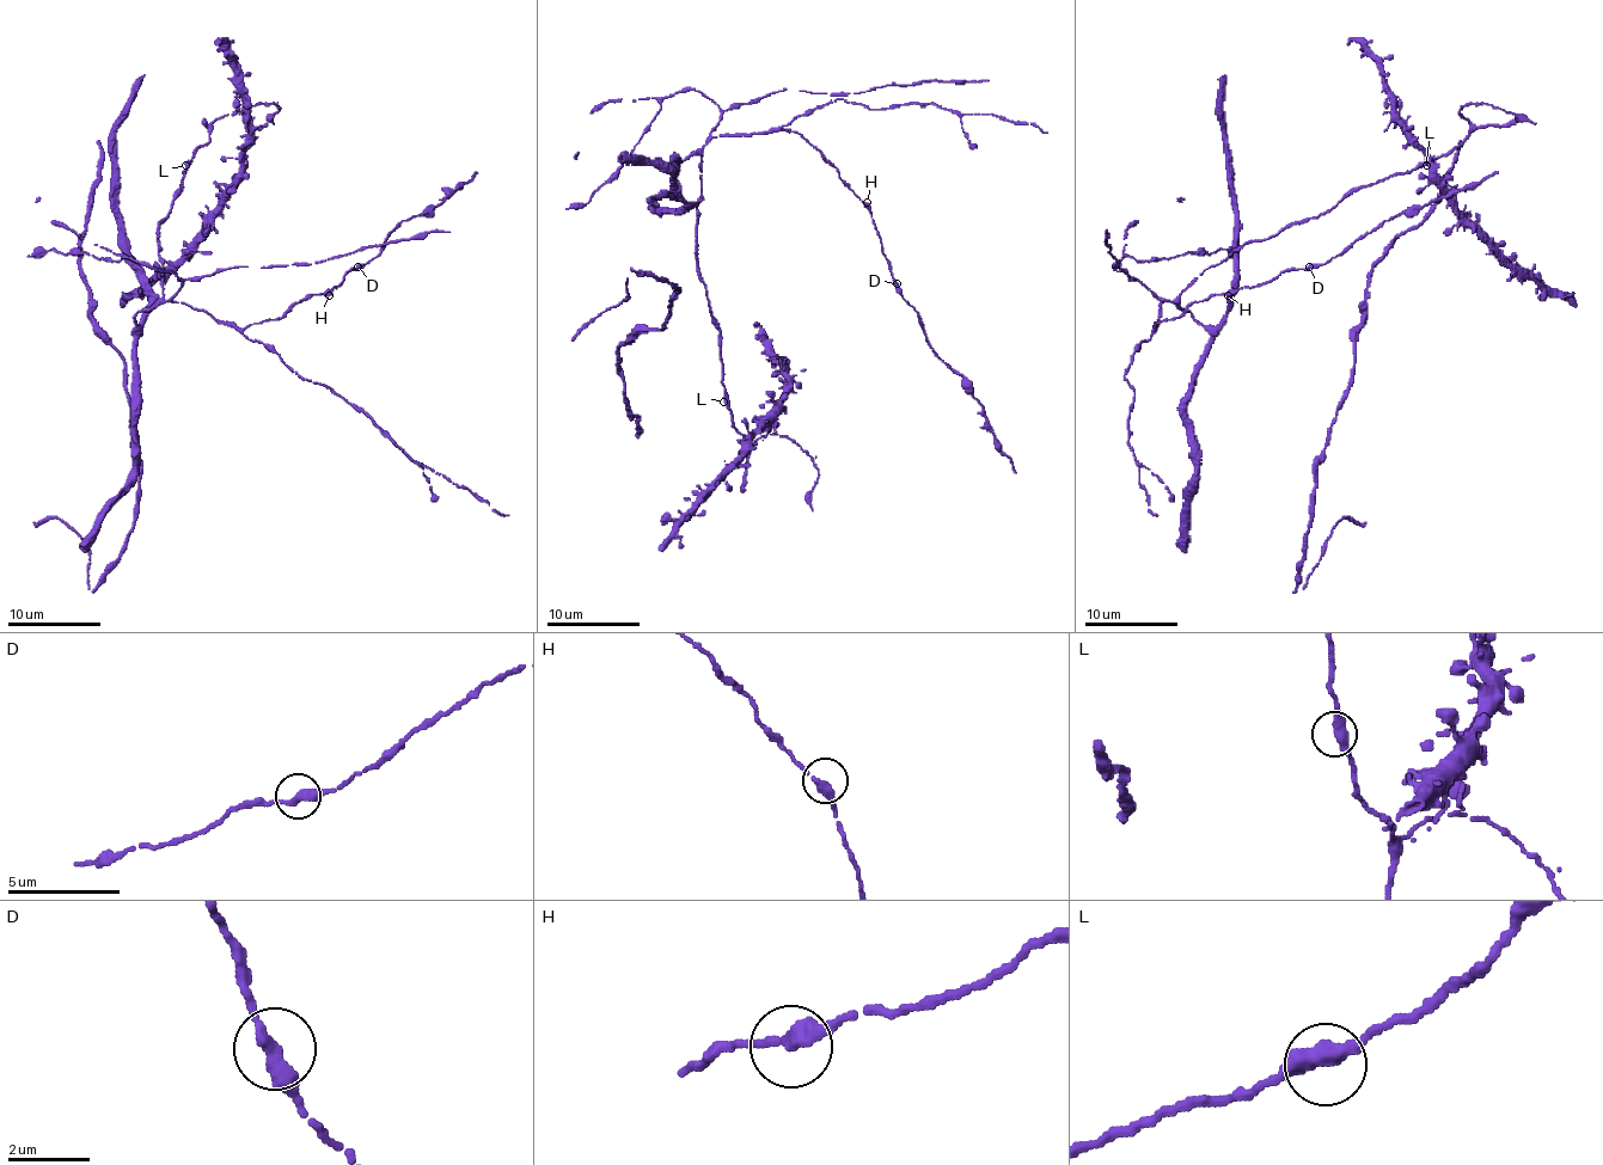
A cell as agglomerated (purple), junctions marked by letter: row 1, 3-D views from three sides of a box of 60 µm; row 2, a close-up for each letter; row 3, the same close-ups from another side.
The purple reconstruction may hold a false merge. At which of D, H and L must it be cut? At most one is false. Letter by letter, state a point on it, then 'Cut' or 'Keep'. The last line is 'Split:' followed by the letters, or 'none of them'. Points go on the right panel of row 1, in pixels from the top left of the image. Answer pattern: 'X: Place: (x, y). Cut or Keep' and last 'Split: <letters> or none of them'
D: Place: (1309, 267). Keep
H: Place: (1228, 295). Keep
L: Place: (1426, 165). Keep
Split: none of them

